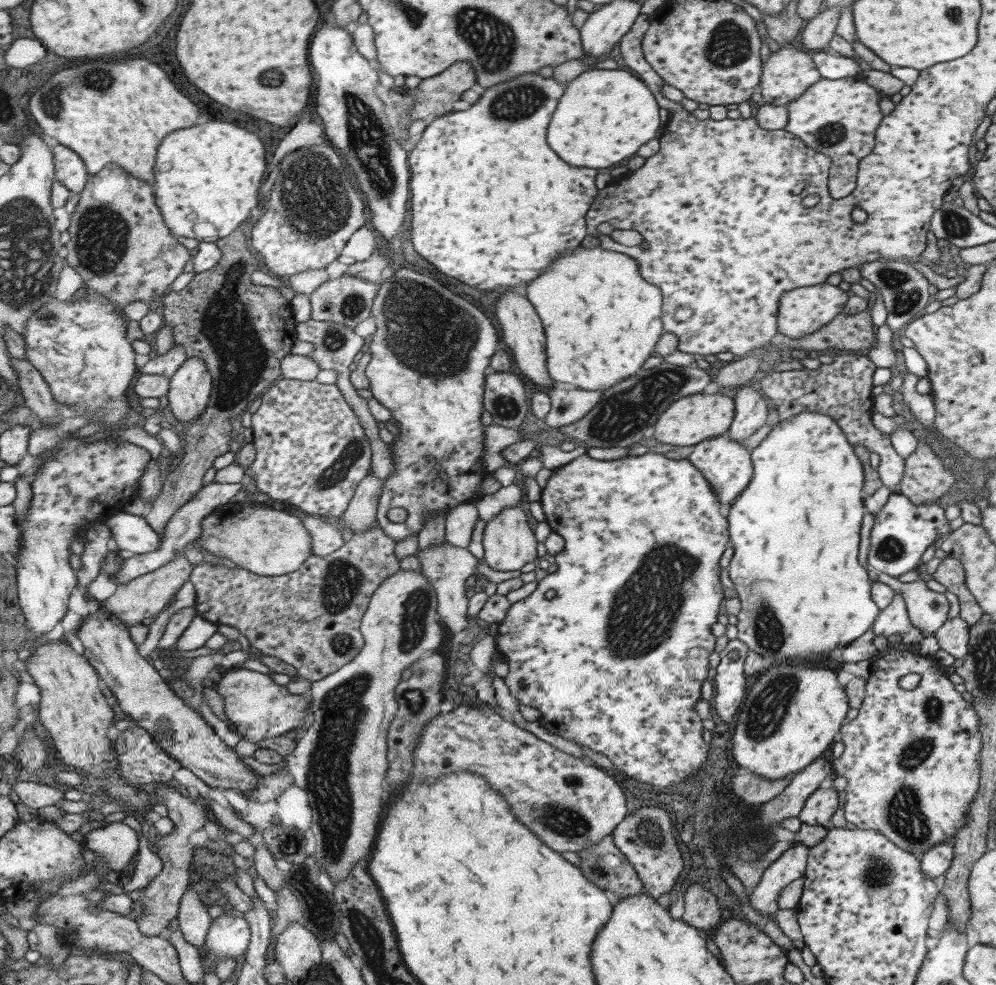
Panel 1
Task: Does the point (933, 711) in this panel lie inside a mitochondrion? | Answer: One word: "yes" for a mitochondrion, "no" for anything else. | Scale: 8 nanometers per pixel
yes

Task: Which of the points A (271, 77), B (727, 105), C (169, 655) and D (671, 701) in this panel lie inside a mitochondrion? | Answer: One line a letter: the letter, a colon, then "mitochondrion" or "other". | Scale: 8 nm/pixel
A: mitochondrion
B: other
C: other
D: other

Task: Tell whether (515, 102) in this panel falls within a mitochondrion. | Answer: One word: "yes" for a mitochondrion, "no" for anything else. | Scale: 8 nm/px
yes

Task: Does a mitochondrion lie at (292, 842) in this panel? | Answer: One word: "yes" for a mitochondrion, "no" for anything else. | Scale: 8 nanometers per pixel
yes

